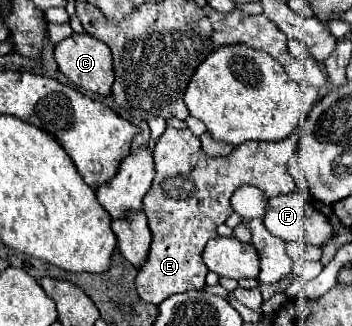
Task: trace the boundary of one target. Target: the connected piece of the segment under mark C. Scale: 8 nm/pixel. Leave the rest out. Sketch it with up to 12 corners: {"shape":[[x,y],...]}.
{"shape":[[72,33],[54,51],[58,69],[78,87],[110,95],[110,47]]}

